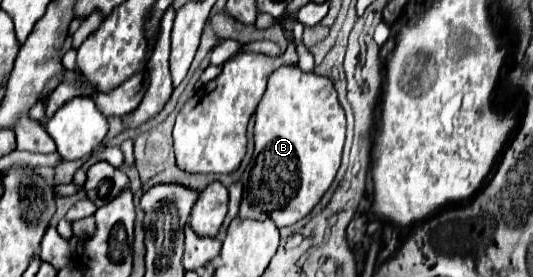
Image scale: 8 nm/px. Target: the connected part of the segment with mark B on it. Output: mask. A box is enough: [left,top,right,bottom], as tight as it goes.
[239,64,347,228]

